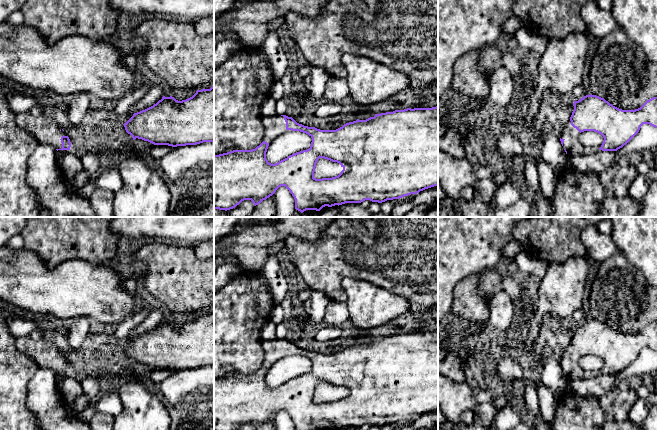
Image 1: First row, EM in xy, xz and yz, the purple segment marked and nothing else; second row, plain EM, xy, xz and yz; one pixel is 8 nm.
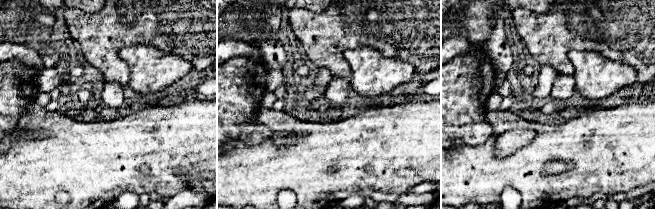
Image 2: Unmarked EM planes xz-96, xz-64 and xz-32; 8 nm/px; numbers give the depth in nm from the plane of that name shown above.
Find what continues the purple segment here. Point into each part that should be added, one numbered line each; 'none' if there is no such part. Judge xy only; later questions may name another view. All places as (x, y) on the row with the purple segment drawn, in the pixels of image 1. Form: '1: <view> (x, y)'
1: xy (47, 131)

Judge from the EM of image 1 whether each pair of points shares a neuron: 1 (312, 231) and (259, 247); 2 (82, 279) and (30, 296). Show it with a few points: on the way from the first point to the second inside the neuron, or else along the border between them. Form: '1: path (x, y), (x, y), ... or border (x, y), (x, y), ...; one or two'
1: path (299, 230), (281, 230), (272, 235); one
2: path (69, 289), (43, 289); one

